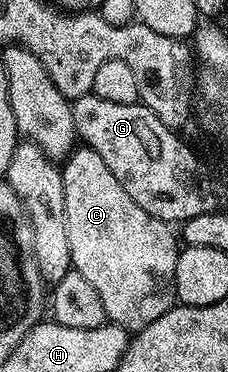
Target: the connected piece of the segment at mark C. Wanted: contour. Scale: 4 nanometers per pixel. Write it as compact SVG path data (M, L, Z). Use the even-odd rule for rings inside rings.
M74 147L65 163L63 203L72 271L91 282L112 323L126 330L146 328L174 307L178 237L166 221L135 203L95 150Z

